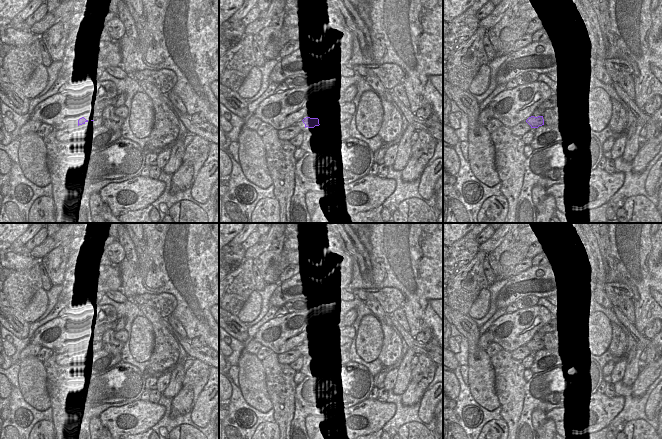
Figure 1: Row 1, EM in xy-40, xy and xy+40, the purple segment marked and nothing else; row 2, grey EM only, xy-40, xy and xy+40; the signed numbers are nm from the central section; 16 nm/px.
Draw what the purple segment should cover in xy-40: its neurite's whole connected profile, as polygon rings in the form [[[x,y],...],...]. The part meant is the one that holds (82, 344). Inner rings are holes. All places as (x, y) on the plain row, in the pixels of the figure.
[[[82,341],[78,345],[65,351],[64,353],[56,354],[56,363],[61,366],[69,365],[81,353],[79,350],[85,348],[86,346],[88,346],[88,344]]]

